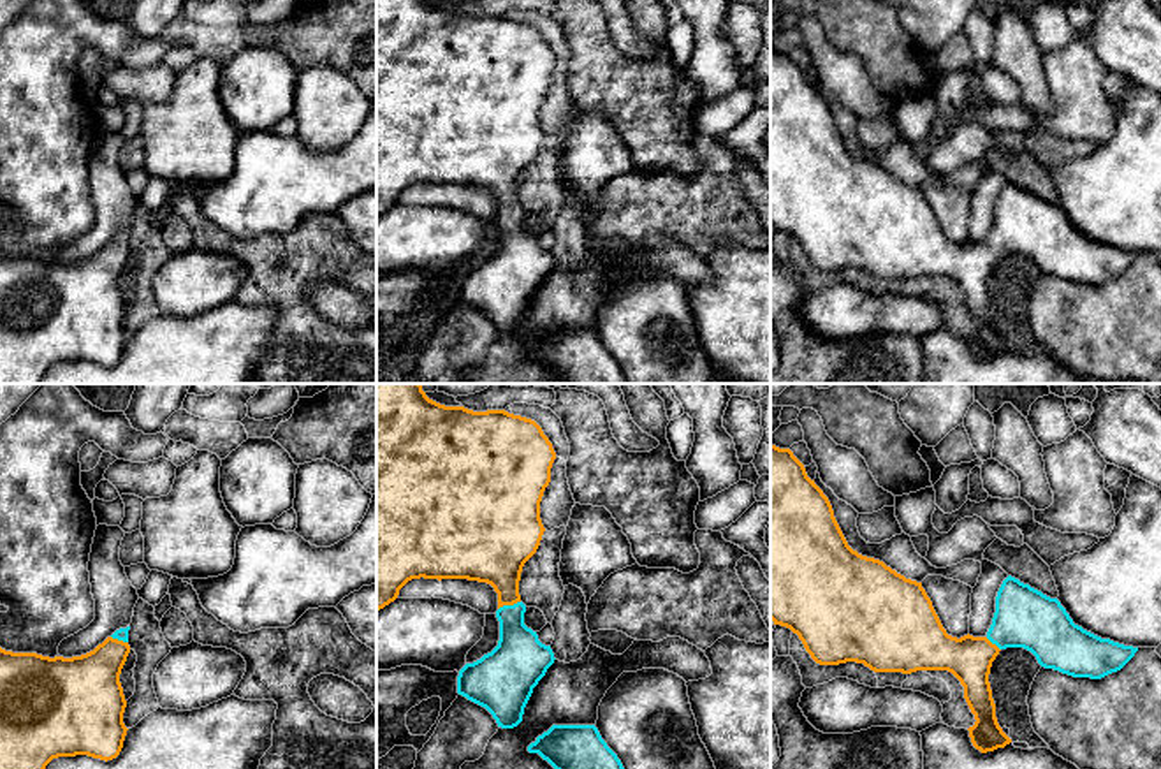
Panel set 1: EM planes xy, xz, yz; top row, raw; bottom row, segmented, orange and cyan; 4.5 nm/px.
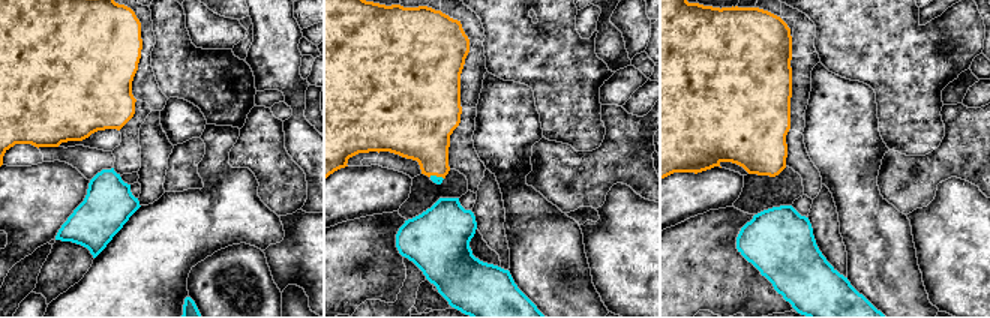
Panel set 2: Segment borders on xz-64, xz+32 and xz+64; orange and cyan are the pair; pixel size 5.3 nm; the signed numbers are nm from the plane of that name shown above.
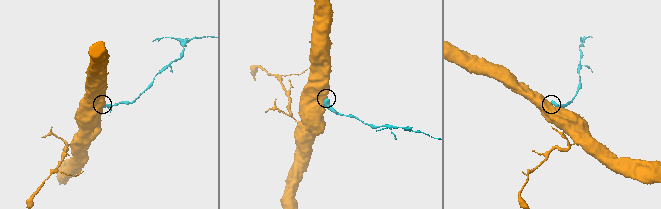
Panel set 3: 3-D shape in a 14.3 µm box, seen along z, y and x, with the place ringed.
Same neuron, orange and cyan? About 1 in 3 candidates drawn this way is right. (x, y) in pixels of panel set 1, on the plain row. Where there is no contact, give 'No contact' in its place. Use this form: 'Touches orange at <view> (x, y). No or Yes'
Touches orange at xz (509, 210). Yes

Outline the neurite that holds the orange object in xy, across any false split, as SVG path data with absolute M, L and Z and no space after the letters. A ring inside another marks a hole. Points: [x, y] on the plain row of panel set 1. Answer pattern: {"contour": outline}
{"contour": "M116 236L93 257L72 264L0 253L0 384L40 384L58 363L88 361L107 368L120 361L128 336L120 289L130 259L128 236Z"}

